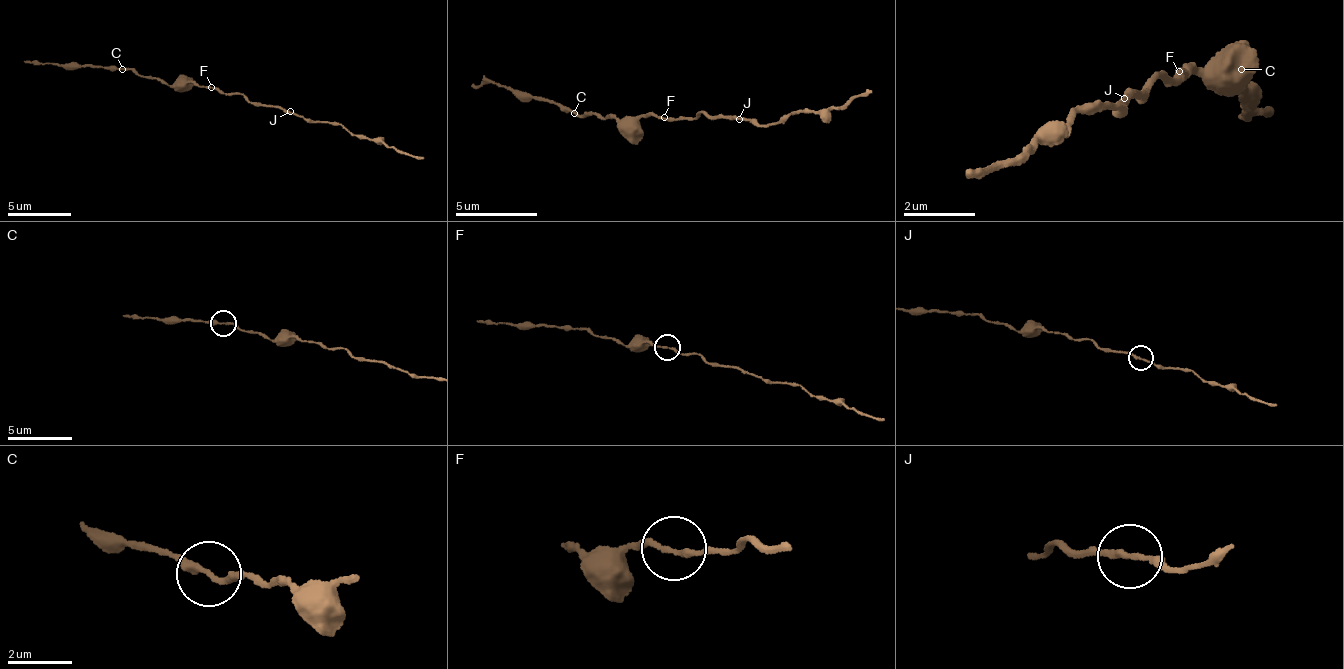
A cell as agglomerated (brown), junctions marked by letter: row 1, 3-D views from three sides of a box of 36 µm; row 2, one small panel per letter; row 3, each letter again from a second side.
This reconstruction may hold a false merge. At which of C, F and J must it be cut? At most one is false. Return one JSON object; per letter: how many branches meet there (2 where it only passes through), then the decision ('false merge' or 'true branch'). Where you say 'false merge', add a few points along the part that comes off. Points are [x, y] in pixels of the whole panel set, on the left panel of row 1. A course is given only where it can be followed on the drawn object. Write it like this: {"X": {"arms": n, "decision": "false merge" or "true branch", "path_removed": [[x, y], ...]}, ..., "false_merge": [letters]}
{"C": {"arms": 2, "decision": "true branch"}, "F": {"arms": 2, "decision": "true branch"}, "J": {"arms": 2, "decision": "true branch"}, "false_merge": []}

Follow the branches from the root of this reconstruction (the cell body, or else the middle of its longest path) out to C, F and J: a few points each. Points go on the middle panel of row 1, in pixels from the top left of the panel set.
C: (688, 118), (668, 122), (653, 114), (616, 121), (575, 114)
F: (688, 118), (668, 122), (664, 117)
J: (688, 118), (708, 112), (714, 118), (738, 119)

